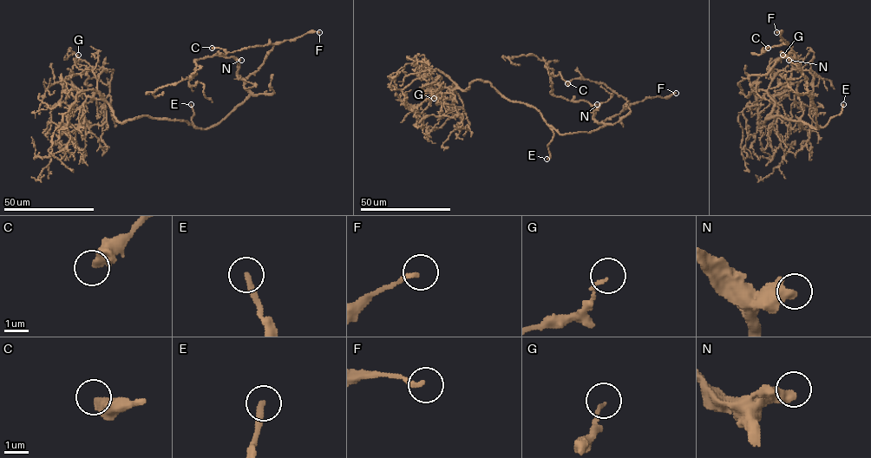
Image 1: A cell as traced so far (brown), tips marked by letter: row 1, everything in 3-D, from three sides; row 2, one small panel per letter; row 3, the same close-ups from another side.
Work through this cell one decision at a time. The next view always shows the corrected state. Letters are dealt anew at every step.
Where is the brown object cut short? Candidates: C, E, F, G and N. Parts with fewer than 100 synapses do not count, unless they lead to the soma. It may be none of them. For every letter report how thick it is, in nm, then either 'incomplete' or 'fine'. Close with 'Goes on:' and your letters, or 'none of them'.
C: 480 nm | fine
E: 280 nm | incomplete
F: 180 nm | fine
G: 120 nm | fine
N: 500 nm | fine
Goes on: E

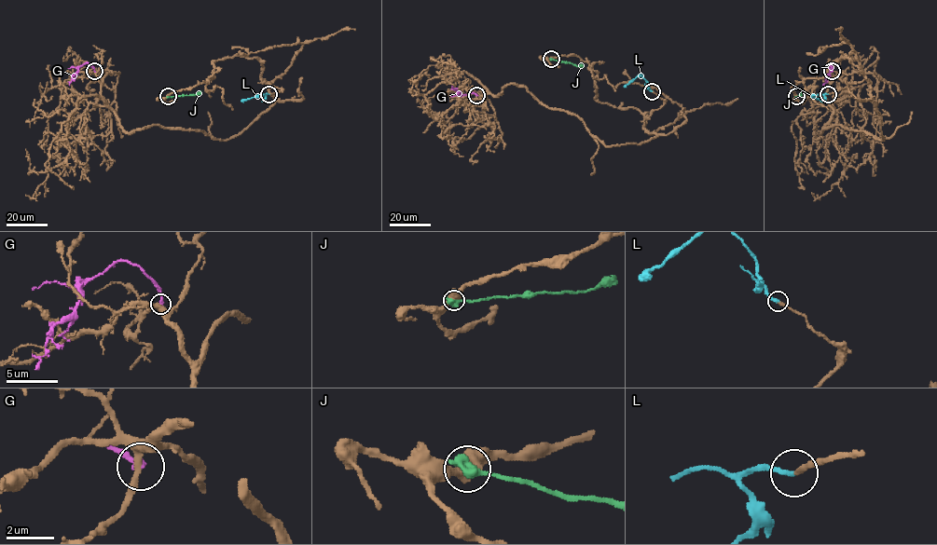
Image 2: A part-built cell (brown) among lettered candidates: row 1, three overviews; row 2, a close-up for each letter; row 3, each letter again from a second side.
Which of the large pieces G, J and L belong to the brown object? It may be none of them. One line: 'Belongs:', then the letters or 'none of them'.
Belongs: L

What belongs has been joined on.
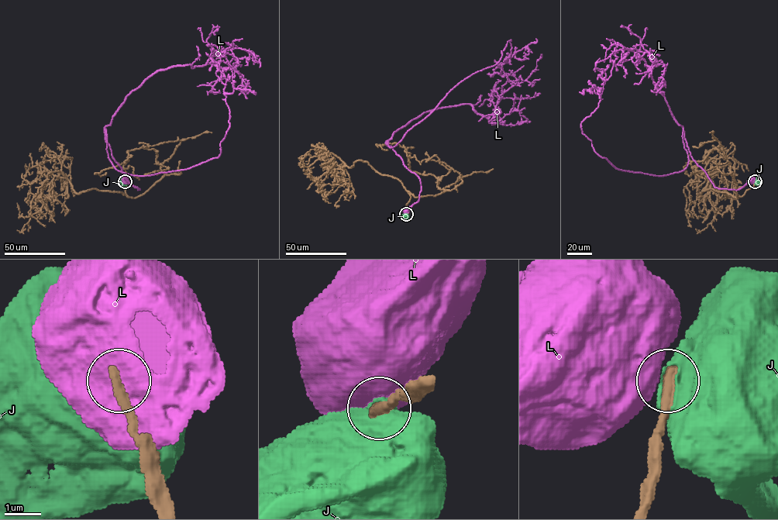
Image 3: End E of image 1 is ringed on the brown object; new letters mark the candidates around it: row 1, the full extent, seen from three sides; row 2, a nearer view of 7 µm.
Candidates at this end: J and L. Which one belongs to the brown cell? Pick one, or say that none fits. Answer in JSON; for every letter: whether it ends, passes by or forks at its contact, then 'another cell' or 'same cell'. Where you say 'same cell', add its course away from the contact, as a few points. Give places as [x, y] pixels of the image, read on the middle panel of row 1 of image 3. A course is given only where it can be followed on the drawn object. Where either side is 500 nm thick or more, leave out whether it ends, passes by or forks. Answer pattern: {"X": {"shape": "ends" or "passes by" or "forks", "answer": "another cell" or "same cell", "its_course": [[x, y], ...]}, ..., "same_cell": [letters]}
{"J": {"answer": "same cell"}, "L": {"answer": "another cell"}, "same_cell": ["J"]}

